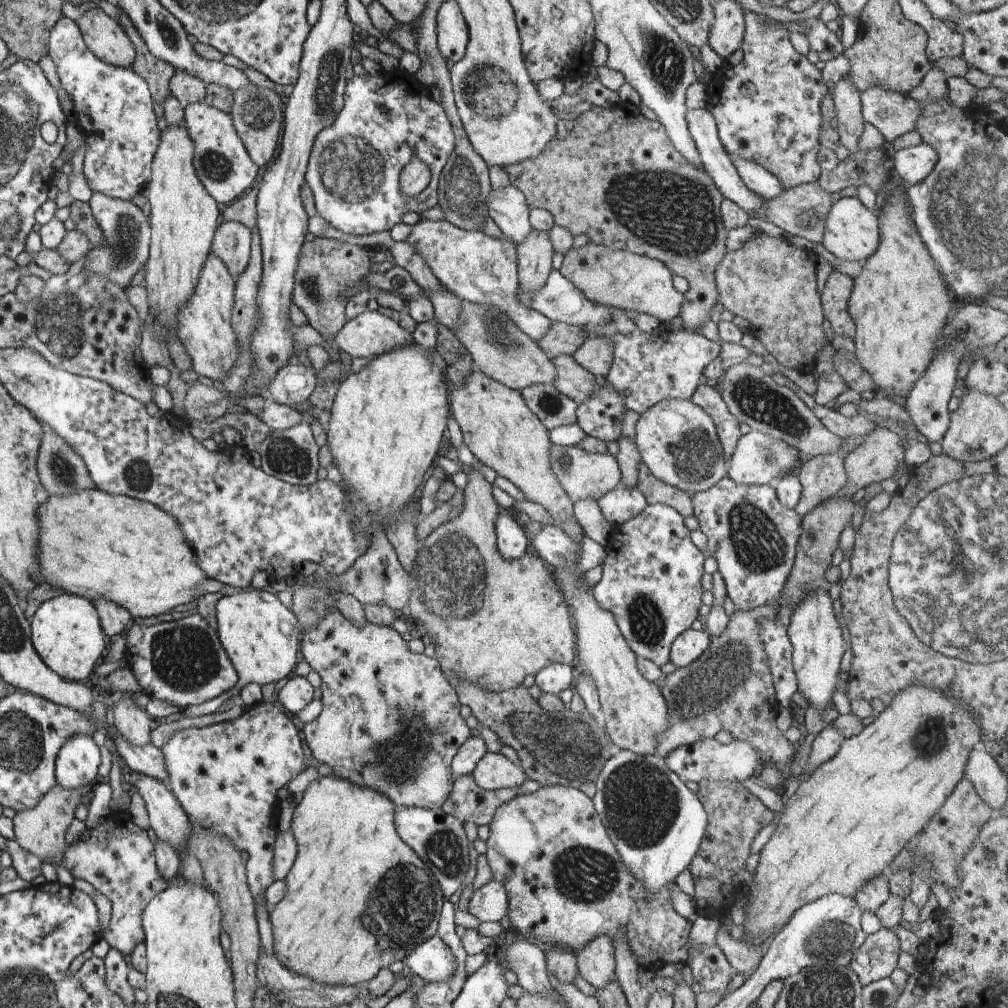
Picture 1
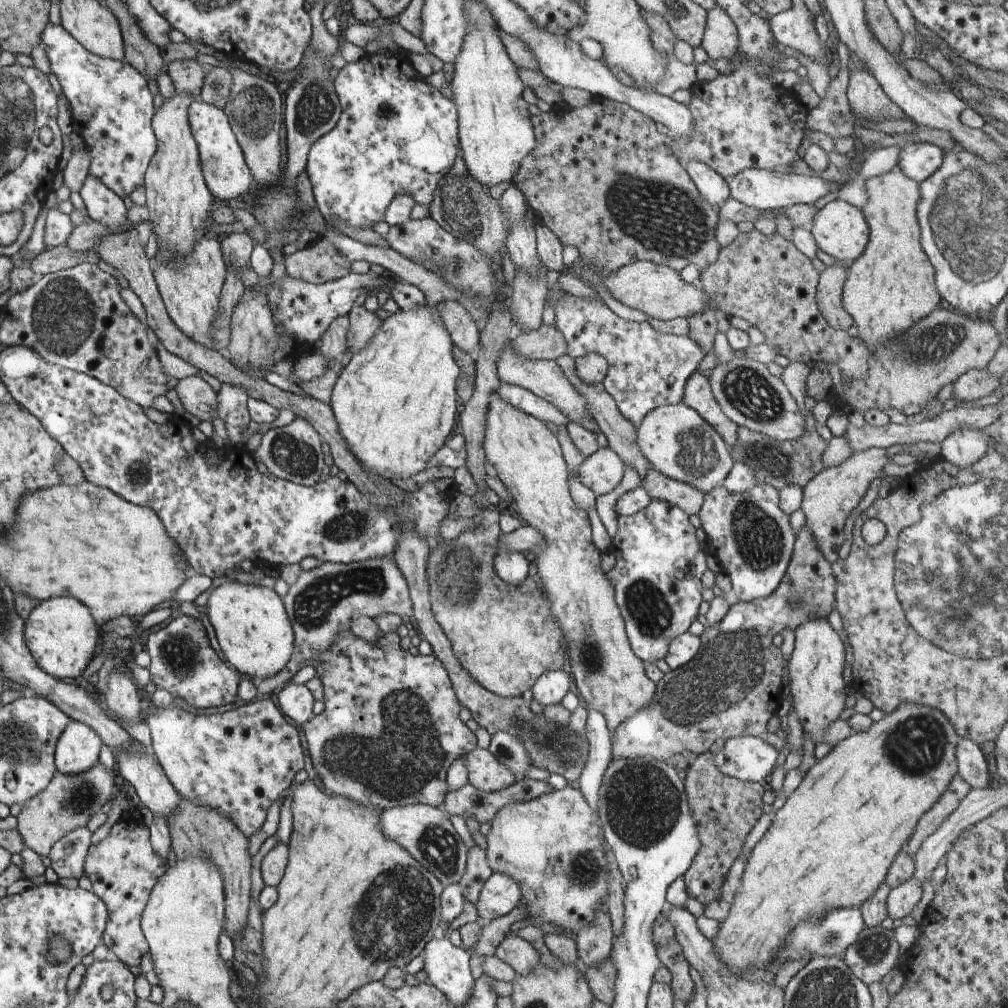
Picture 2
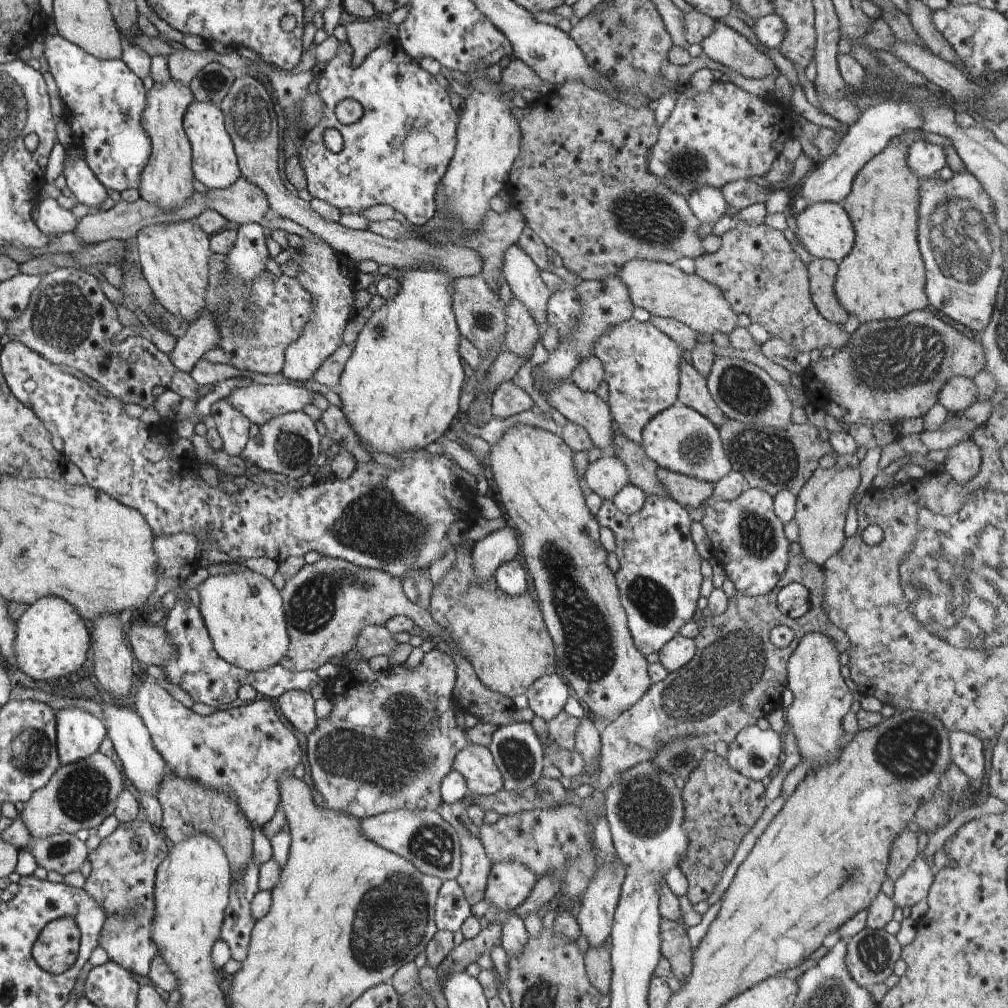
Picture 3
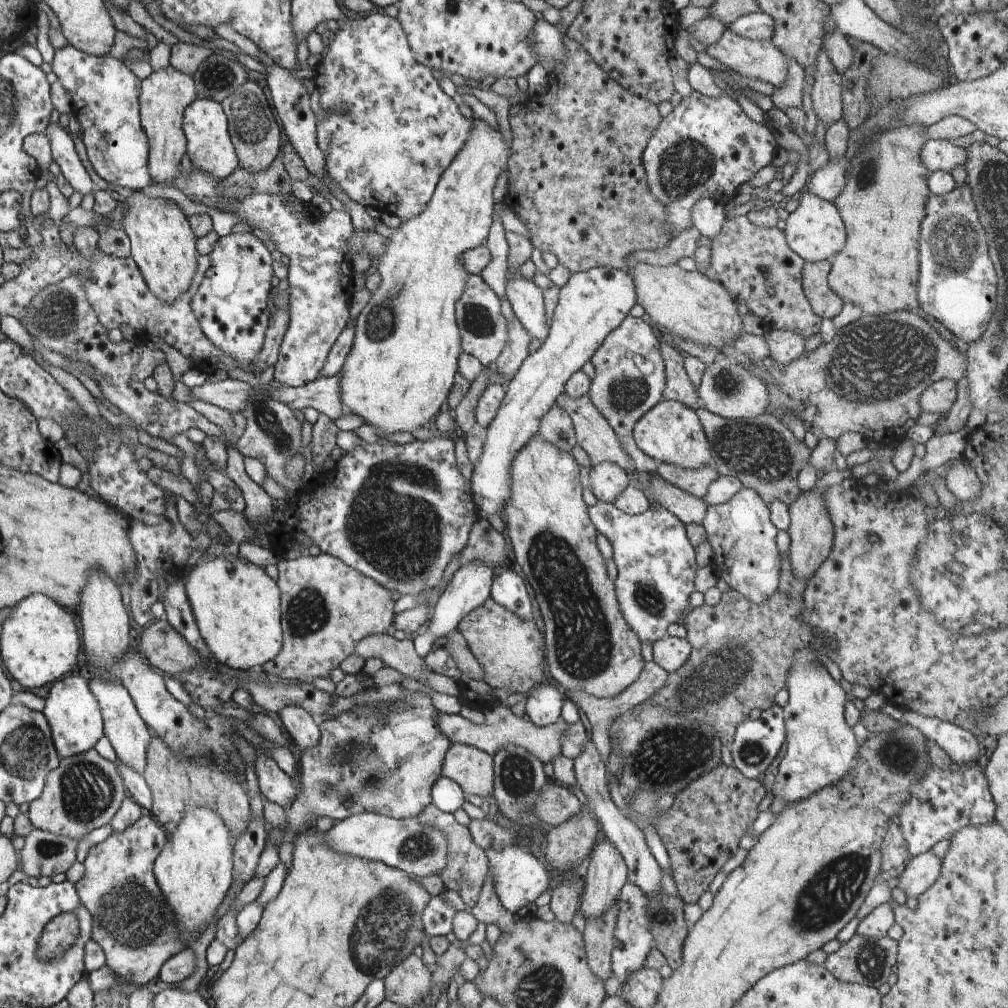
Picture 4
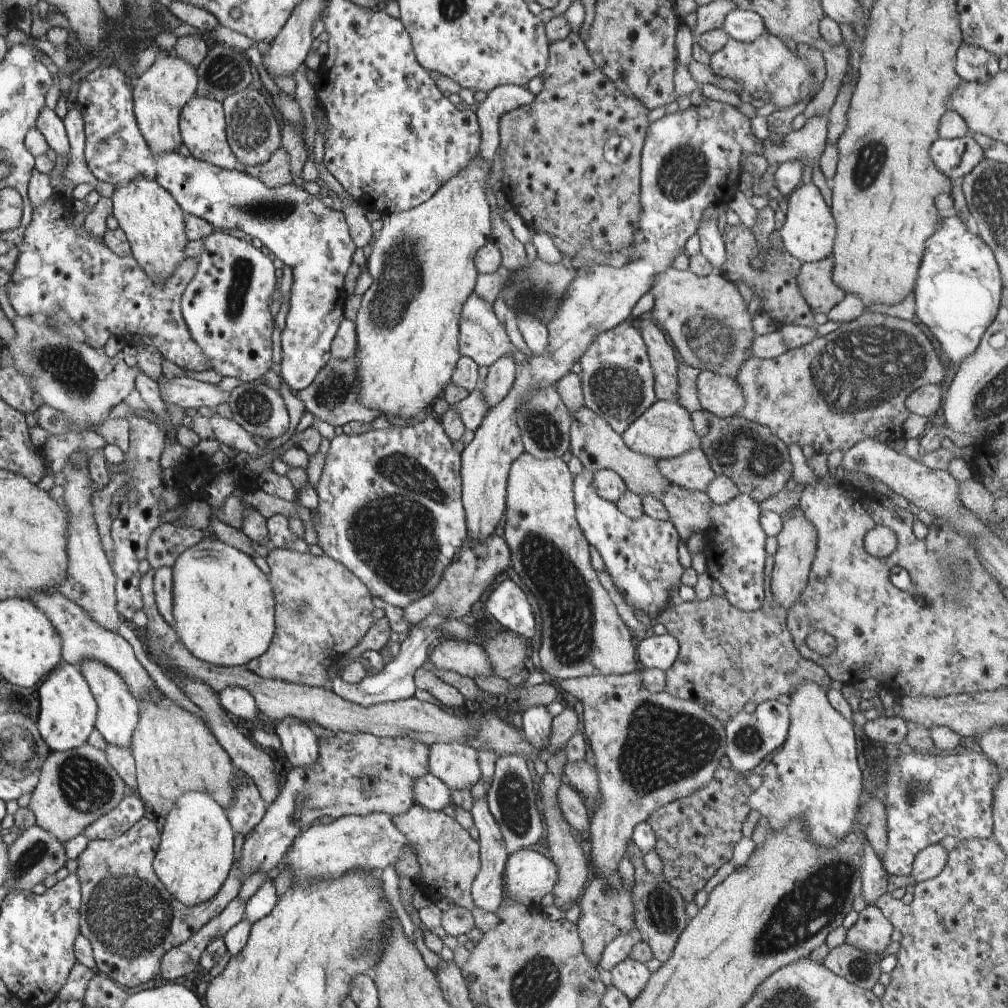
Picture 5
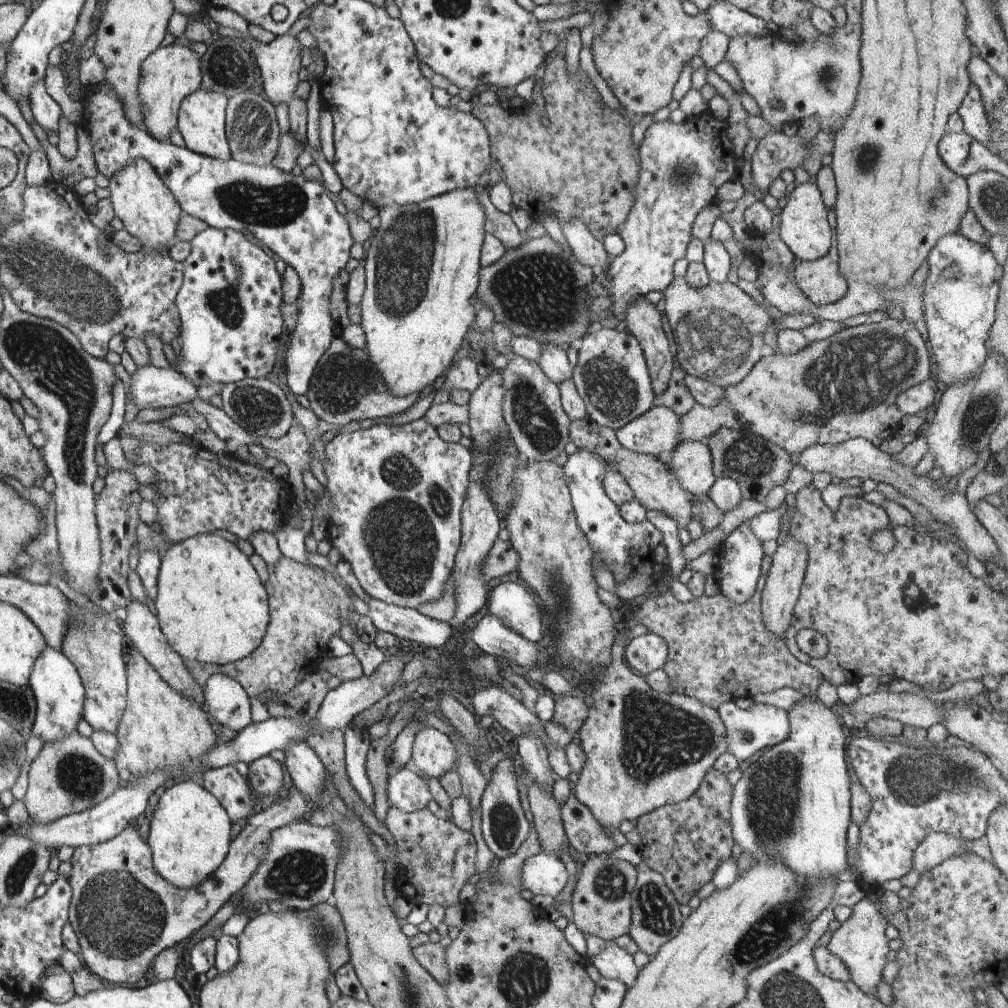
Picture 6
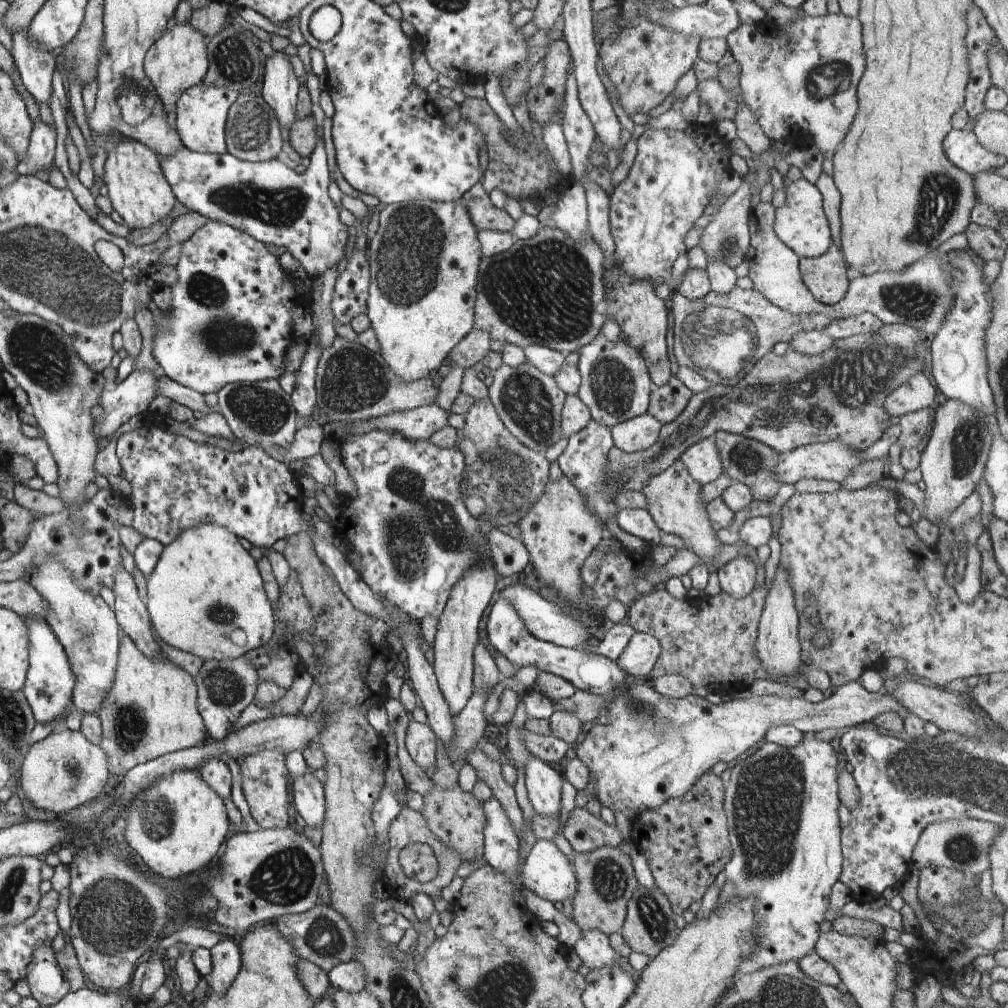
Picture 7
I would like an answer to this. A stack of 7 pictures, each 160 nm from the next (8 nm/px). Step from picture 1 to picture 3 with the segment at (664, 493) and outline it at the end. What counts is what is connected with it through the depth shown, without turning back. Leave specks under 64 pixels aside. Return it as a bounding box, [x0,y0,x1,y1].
[655,467,714,509]

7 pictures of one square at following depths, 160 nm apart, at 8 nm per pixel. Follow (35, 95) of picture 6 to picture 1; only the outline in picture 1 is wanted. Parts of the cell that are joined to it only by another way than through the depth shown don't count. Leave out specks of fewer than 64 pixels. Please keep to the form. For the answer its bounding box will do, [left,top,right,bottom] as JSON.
[80,192,150,289]

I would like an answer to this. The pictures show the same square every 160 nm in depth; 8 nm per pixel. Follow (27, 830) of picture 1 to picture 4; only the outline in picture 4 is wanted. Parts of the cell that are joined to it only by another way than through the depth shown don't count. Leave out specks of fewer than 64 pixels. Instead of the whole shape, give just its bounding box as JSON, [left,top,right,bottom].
[27,748,126,840]

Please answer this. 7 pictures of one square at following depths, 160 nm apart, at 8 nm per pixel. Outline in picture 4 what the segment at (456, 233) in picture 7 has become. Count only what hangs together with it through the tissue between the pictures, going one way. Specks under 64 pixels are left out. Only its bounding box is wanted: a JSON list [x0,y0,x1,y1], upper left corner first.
[339,117,511,436]

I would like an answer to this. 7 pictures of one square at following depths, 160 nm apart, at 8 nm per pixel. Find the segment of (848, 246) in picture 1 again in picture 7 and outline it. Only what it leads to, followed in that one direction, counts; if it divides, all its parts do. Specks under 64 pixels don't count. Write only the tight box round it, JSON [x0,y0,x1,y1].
[775,177,832,258]

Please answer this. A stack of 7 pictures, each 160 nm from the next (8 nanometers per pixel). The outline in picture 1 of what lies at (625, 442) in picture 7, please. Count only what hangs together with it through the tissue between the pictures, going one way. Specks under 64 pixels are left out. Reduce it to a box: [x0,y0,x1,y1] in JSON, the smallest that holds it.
[635,400,730,495]

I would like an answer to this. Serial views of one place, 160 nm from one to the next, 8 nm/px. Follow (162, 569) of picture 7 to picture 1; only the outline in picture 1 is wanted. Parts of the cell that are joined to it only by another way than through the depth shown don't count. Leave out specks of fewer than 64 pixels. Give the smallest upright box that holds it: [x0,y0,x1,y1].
[183,588,298,718]

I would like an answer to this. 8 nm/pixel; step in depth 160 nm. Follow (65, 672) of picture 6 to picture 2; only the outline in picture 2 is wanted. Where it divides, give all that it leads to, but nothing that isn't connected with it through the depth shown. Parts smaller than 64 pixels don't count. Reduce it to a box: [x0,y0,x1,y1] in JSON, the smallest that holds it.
[55,720,102,775]

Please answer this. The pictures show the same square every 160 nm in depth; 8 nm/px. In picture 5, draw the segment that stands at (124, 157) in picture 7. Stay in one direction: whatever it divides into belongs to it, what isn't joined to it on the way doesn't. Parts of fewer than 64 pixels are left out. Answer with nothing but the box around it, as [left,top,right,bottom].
[111,176,188,286]

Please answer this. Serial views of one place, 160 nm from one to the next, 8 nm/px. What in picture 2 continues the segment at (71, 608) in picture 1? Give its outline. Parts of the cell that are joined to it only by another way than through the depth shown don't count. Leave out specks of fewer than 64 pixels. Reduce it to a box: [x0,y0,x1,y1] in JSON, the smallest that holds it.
[27,597,98,679]

